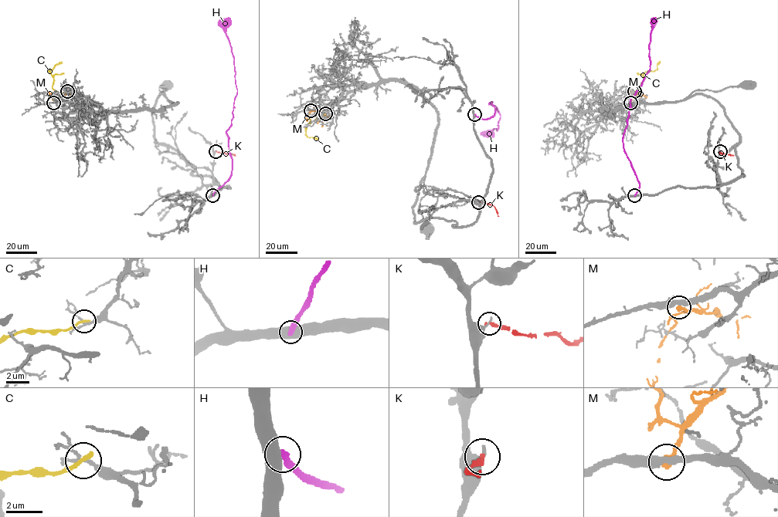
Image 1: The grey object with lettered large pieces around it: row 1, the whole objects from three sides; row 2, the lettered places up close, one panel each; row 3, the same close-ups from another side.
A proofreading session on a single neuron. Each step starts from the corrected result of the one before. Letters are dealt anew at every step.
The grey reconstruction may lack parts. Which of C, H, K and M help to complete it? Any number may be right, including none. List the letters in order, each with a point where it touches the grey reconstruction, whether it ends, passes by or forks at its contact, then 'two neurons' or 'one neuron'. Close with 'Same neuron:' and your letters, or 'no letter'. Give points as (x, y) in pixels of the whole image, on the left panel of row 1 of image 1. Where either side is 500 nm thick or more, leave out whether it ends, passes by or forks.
C: (67, 91) | it ends | two neurons
H: (212, 195) | two neurons
K: (215, 151) | it ends | two neurons
M: (53, 103) | it ends | two neurons
Same neuron: no letter

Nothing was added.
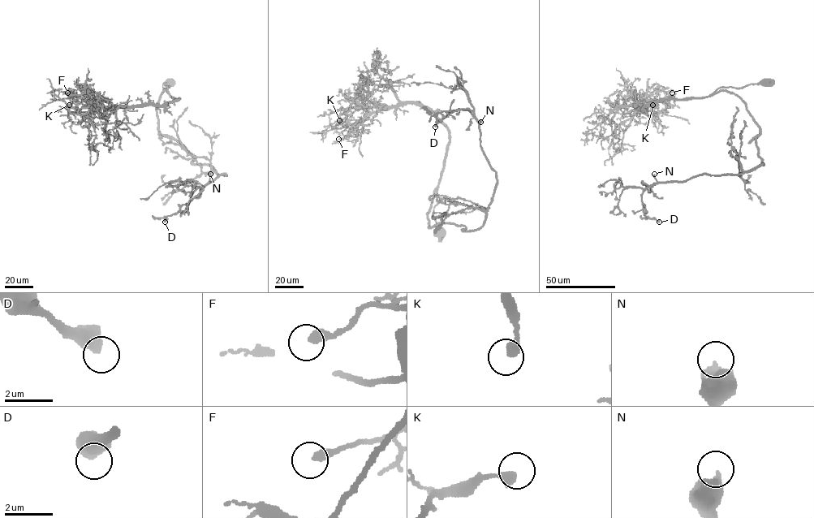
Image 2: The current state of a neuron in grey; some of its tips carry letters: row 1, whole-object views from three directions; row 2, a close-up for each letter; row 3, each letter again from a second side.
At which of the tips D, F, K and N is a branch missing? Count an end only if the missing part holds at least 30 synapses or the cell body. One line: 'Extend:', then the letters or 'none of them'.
Extend: N

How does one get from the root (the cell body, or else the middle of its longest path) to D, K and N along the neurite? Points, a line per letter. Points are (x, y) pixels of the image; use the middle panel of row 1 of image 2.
D: (441, 233), (439, 182), (428, 226), (472, 230), (497, 179), (470, 110), (439, 112), (435, 127)
K: (441, 233), (433, 210), (447, 129), (413, 103), (341, 110), (339, 120)
N: (441, 233), (433, 216), (439, 182), (429, 226), (472, 230), (484, 220), (497, 179), (480, 144), (480, 122)

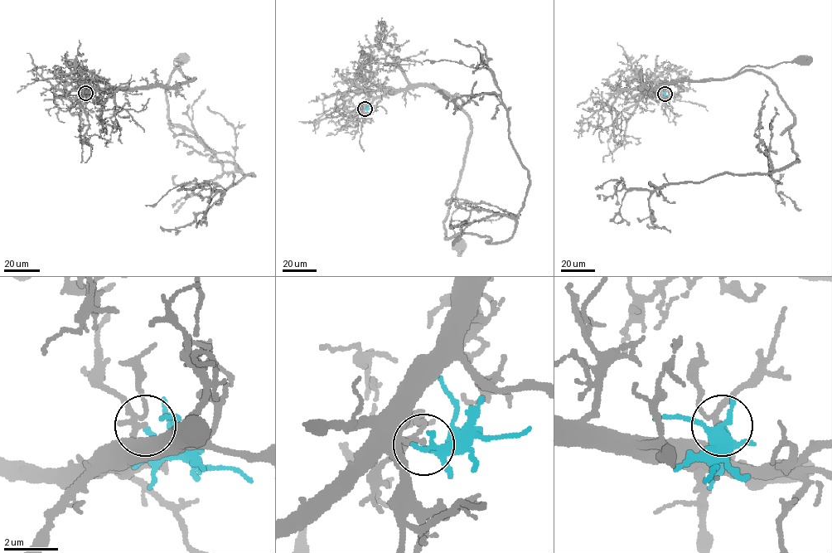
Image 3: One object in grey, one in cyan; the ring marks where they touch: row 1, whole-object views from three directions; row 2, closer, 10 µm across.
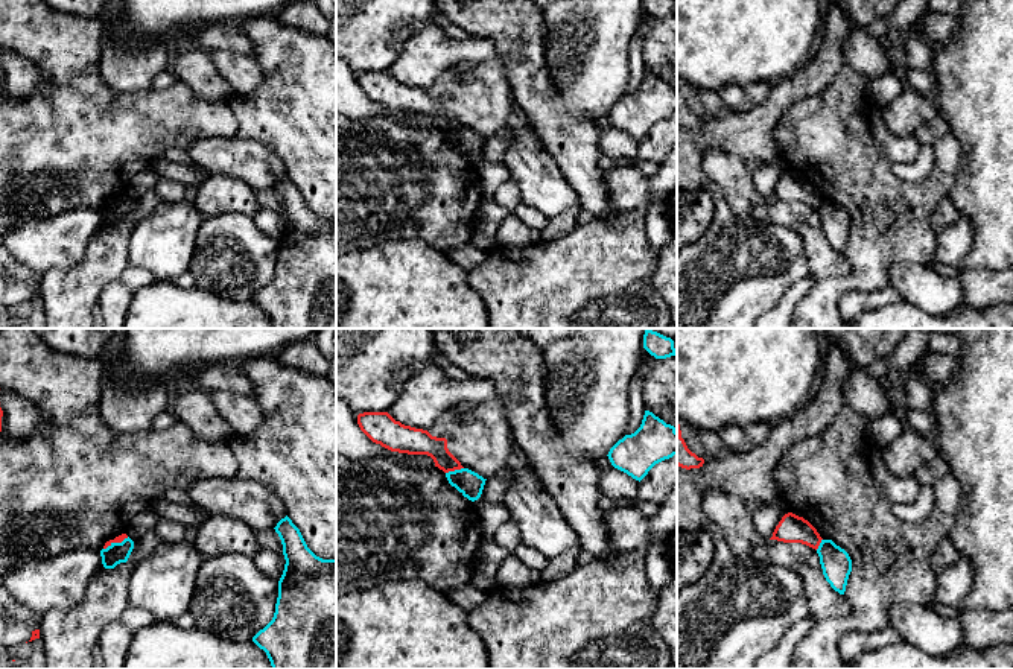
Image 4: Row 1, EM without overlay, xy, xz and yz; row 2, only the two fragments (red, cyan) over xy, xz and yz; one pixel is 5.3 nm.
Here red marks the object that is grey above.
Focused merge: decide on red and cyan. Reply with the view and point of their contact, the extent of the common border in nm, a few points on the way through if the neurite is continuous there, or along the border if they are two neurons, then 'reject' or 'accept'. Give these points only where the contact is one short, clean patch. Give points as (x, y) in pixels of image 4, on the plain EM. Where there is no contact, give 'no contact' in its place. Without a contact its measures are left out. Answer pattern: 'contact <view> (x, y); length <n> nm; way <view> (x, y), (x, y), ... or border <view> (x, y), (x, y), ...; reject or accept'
contact xz (454, 129); length 100 nm; border xz (463, 126), (446, 133); reject

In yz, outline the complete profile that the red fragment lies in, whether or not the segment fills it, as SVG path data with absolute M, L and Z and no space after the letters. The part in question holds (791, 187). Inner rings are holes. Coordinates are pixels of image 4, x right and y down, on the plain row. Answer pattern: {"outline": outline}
{"outline": "M788 172L782 176L770 199L802 202L817 210L823 198L808 179Z"}

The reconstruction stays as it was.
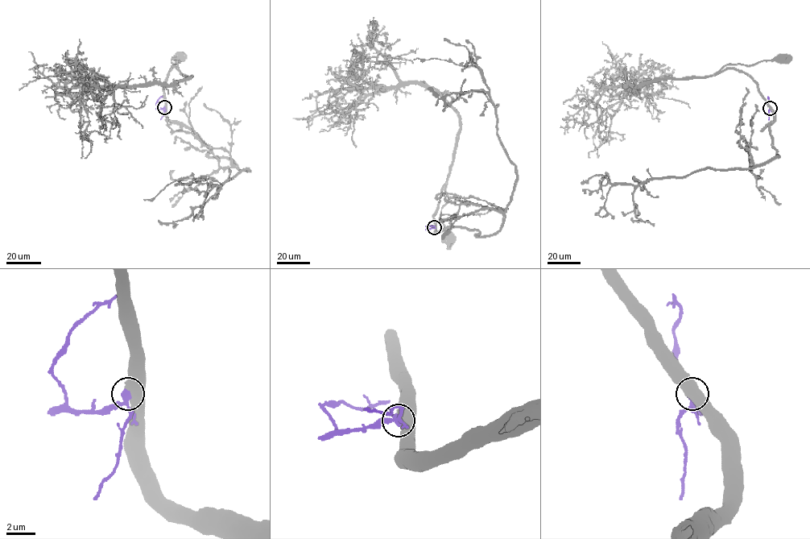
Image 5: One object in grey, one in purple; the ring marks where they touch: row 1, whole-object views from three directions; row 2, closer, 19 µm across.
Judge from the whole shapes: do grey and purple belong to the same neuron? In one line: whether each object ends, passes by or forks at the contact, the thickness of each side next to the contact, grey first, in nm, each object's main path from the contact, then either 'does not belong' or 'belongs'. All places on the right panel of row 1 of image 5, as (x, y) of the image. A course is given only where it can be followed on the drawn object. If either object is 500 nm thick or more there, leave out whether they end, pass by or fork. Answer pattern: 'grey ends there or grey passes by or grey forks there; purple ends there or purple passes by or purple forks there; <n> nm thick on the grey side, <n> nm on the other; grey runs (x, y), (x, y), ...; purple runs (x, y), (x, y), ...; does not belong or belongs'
650 nm thick on the grey side, 300 nm on the other; grey runs (770, 107), (756, 84), (746, 74), (733, 68), (720, 70), (729, 64), (747, 65), (781, 59); purple runs (770, 107), (767, 96); does not belong

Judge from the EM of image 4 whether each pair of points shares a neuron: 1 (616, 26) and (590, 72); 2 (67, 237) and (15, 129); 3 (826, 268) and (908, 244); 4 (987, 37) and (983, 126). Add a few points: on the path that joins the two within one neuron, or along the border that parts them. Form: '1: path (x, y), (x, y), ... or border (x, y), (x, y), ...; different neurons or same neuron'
1: path (606, 37), (592, 52), (590, 61); same neuron
2: border (92, 209), (22, 221); different neurons
3: border (844, 254), (851, 271), (844, 275), (819, 282); different neurons
4: path (987, 60), (987, 95), (984, 104); same neuron

